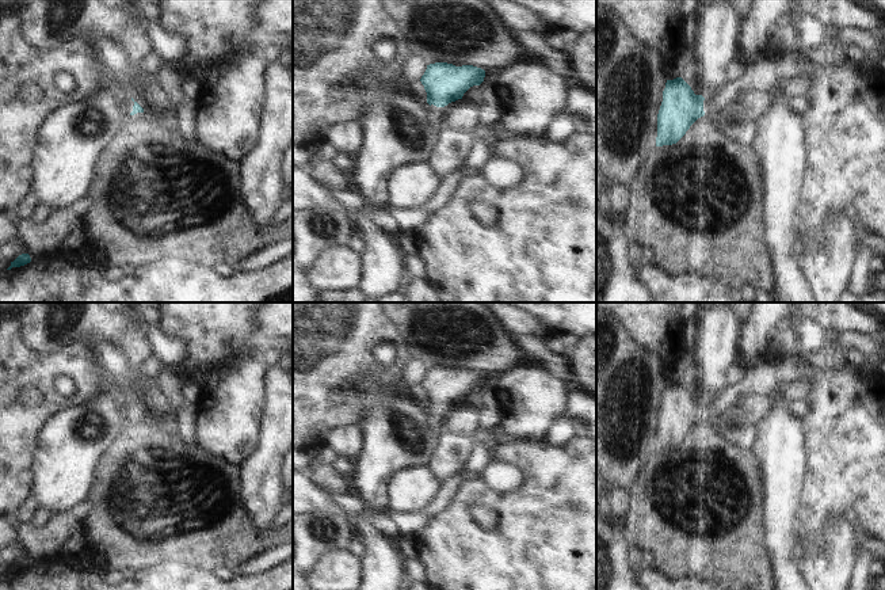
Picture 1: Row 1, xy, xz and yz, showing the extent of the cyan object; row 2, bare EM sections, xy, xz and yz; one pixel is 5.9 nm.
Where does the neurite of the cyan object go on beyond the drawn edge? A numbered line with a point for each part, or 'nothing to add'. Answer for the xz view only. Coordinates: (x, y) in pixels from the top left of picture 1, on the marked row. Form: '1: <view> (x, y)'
1: xz (434, 115)

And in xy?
1: xy (115, 84)

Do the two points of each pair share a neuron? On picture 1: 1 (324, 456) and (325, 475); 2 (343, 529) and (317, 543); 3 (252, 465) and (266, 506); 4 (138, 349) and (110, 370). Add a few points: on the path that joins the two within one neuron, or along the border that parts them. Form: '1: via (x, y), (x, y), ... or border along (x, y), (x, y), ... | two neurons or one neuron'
1: border along (313, 452), (316, 460), (330, 463) | two neurons
2: via (336, 532), (328, 533), (324, 537) | one neuron
3: via (260, 475), (260, 497) | one neuron
4: border along (115, 347), (121, 351), (126, 369), (121, 383) | two neurons

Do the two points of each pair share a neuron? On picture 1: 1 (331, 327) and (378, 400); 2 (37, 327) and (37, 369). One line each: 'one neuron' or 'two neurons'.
1: two neurons
2: two neurons

